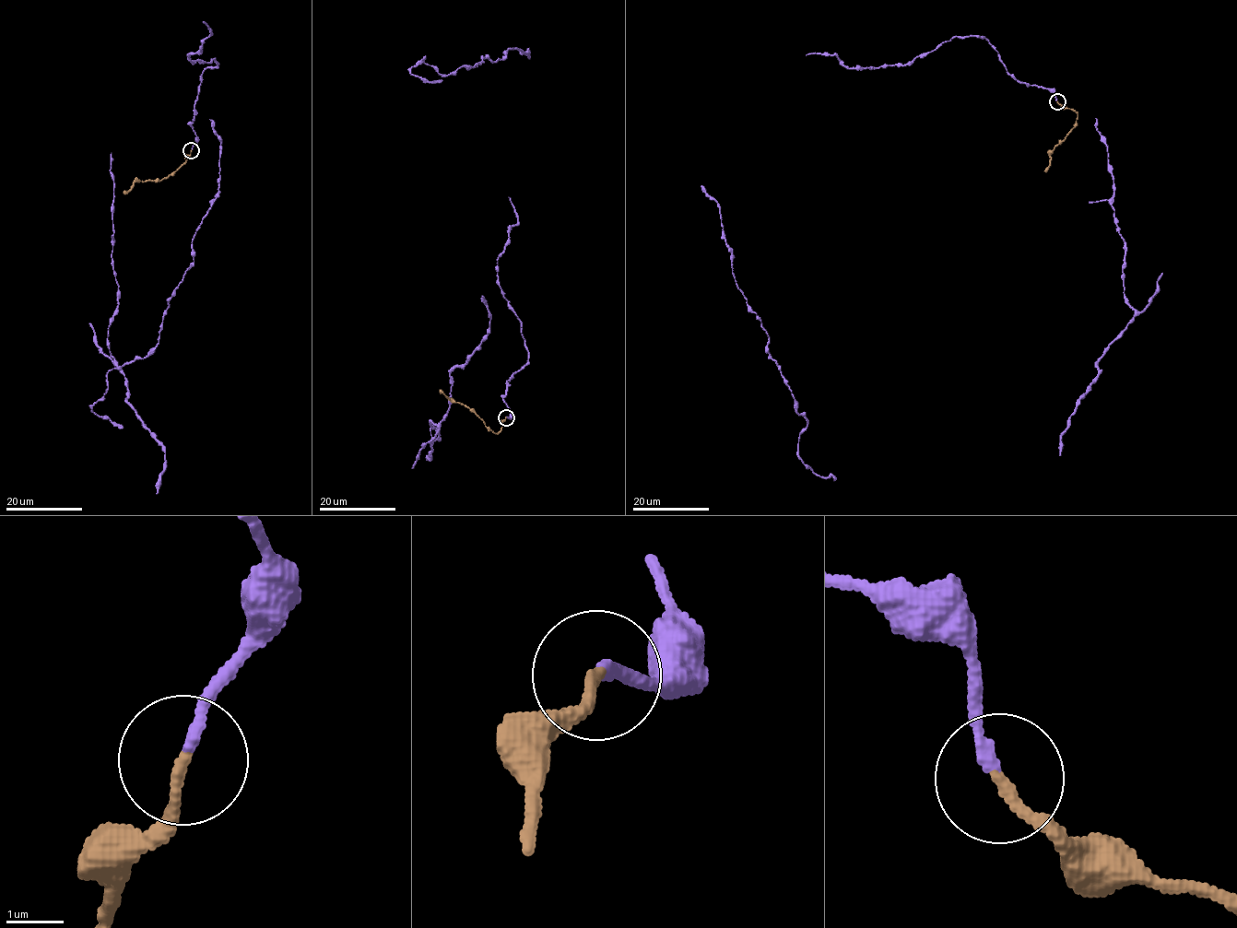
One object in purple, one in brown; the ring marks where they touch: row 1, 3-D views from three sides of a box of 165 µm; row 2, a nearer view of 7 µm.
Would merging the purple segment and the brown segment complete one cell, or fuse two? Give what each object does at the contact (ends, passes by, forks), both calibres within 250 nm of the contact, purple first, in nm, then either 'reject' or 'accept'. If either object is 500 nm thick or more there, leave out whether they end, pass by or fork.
purple ends; brown ends; calibres 190 and 200 nm; accept

